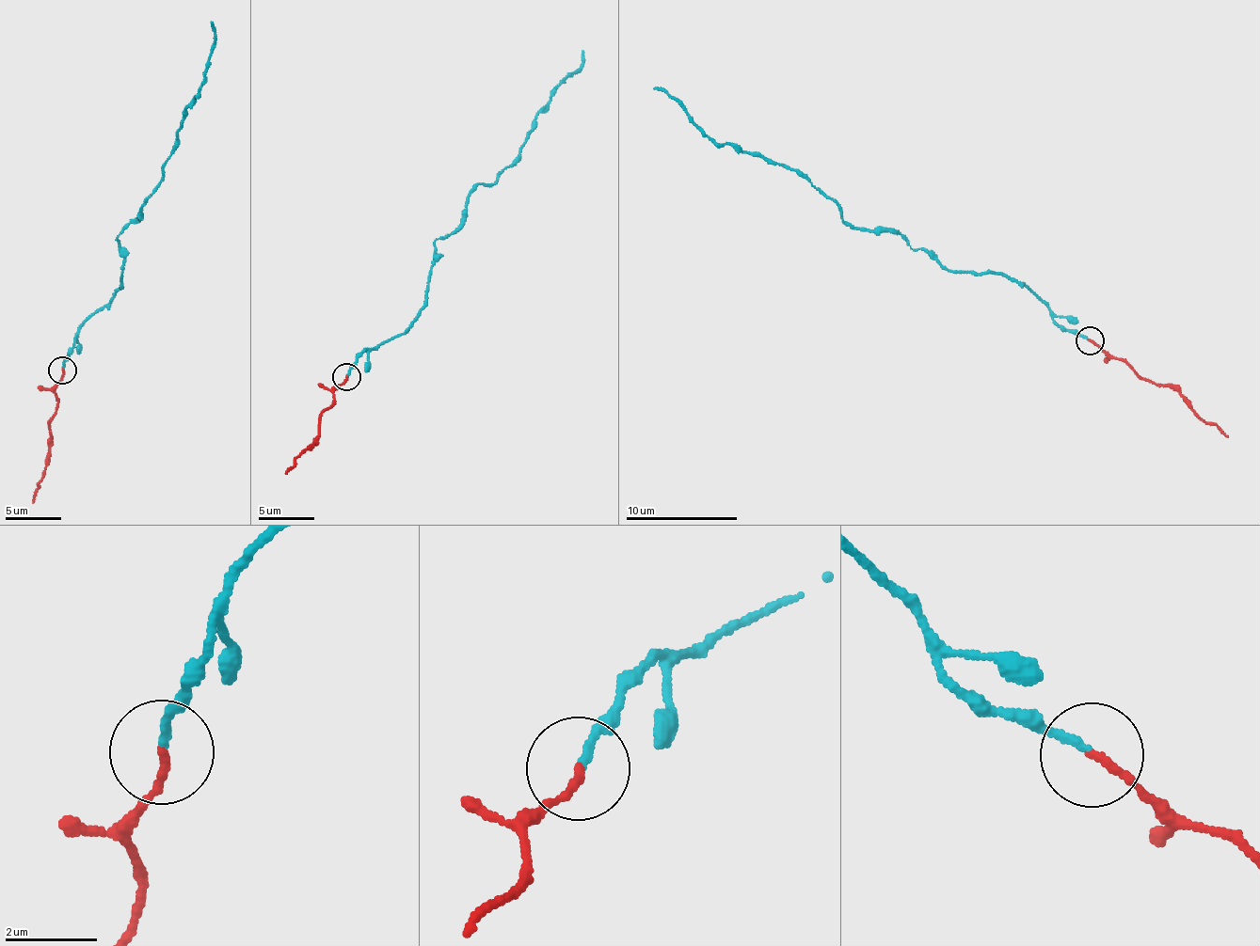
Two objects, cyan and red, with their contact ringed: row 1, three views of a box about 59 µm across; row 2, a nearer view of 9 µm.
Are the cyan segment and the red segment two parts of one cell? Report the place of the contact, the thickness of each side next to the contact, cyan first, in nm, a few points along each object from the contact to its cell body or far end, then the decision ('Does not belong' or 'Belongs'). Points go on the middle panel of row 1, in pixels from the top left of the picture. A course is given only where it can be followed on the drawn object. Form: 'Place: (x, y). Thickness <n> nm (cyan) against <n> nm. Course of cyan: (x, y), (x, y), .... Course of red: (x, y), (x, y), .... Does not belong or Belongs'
Place: (346, 376). Thickness 180 nm (cyan) against 170 nm. Course of cyan: (347, 376), (357, 355), (408, 328), (435, 240), (461, 222), (470, 191), (512, 164), (582, 52). Course of red: (347, 375), (334, 391), (332, 407), (320, 415), (319, 436), (284, 474). Does not belong

